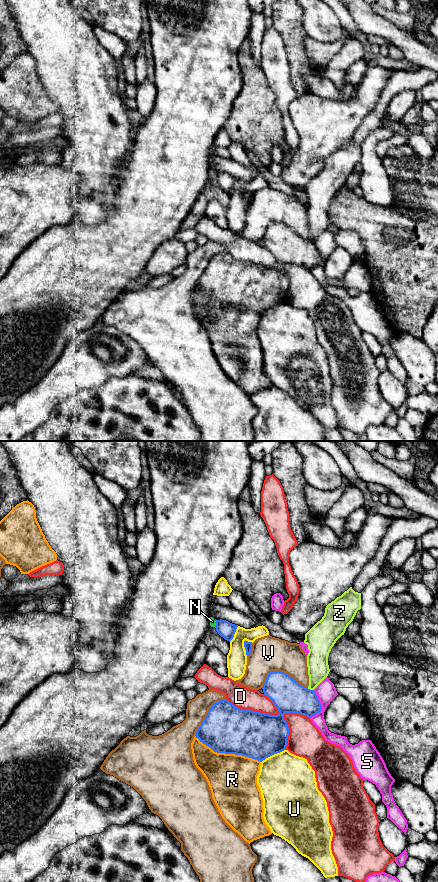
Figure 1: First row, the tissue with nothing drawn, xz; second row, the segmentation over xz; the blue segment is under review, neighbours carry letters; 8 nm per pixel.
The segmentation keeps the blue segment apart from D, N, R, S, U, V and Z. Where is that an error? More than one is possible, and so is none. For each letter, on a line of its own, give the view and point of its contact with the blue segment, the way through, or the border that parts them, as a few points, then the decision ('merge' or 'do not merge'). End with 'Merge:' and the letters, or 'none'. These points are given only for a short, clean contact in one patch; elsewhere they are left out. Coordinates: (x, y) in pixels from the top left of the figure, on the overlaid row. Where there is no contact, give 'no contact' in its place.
D: xz (253, 711) | do not merge
N: xz (216, 624) | along xz (216, 620), (215, 627) | do not merge
R: xz (228, 753) | do not merge
S: xz (320, 705) | along xz (313, 690), (321, 709), (310, 718) | do not merge
U: xz (273, 754) | do not merge
V: xz (281, 672) | do not merge
Z: xz (309, 689) | do not merge
Merge: none

